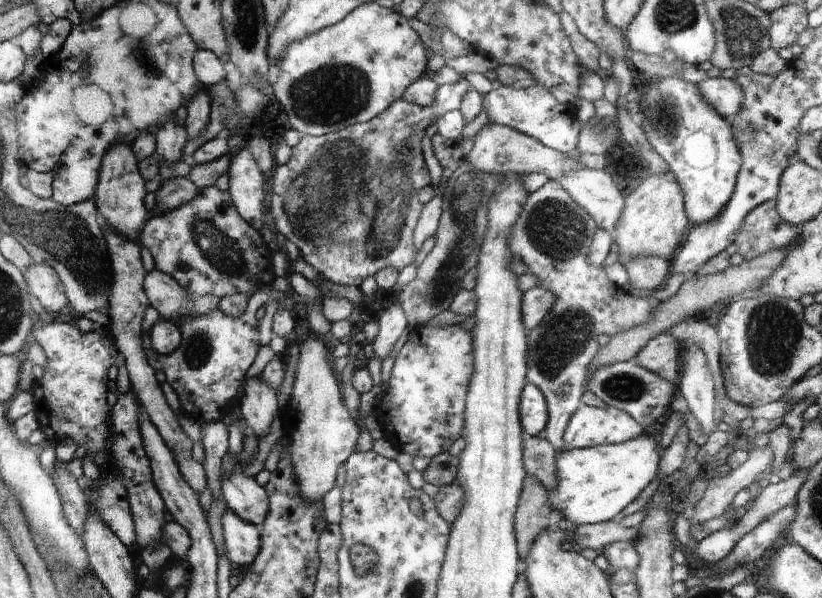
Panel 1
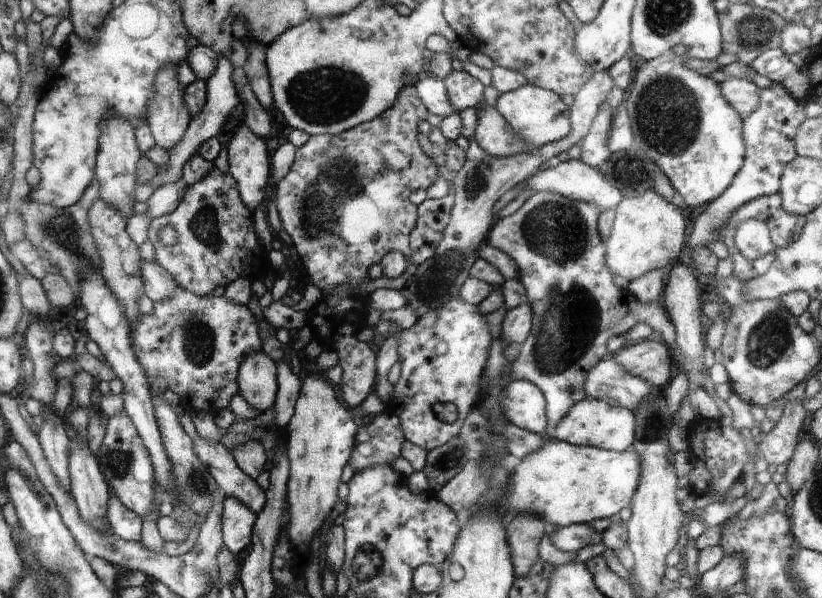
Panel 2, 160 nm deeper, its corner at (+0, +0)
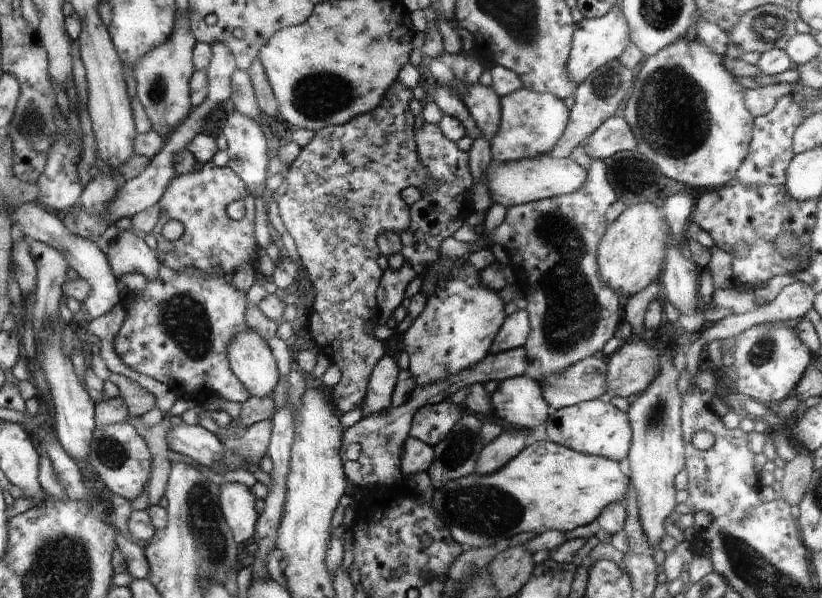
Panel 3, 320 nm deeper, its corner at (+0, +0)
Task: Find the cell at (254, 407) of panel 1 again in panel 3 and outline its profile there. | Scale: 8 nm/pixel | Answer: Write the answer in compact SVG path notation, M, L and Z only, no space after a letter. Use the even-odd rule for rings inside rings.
M248 328L234 336L229 364L234 364L234 372L238 372L238 380L250 396L264 398L274 394L279 382L278 368L267 342L254 330Z

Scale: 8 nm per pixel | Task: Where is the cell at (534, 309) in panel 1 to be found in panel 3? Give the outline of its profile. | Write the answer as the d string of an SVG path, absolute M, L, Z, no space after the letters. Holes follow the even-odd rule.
M525 309L505 316L504 323L494 338L491 354L499 354L524 347L530 328L529 315Z

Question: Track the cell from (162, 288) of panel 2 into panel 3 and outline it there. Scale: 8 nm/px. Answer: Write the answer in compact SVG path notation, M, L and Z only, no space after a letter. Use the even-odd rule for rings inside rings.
M122 231L112 240L106 258L117 280L126 273L142 274L146 280L156 280L160 272L160 260L155 252L142 238L129 231Z

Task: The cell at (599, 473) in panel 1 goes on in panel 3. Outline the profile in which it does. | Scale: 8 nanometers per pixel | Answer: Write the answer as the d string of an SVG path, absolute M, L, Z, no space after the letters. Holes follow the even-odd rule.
M550 440L534 442L526 446L514 460L494 474L480 476L471 473L460 480L452 480L438 490L433 489L432 508L442 516L442 522L450 528L458 544L468 544L476 549L502 546L513 539L536 536L548 530L569 532L591 524L612 502L623 501L630 486L630 478L622 473L618 462L571 450Z

